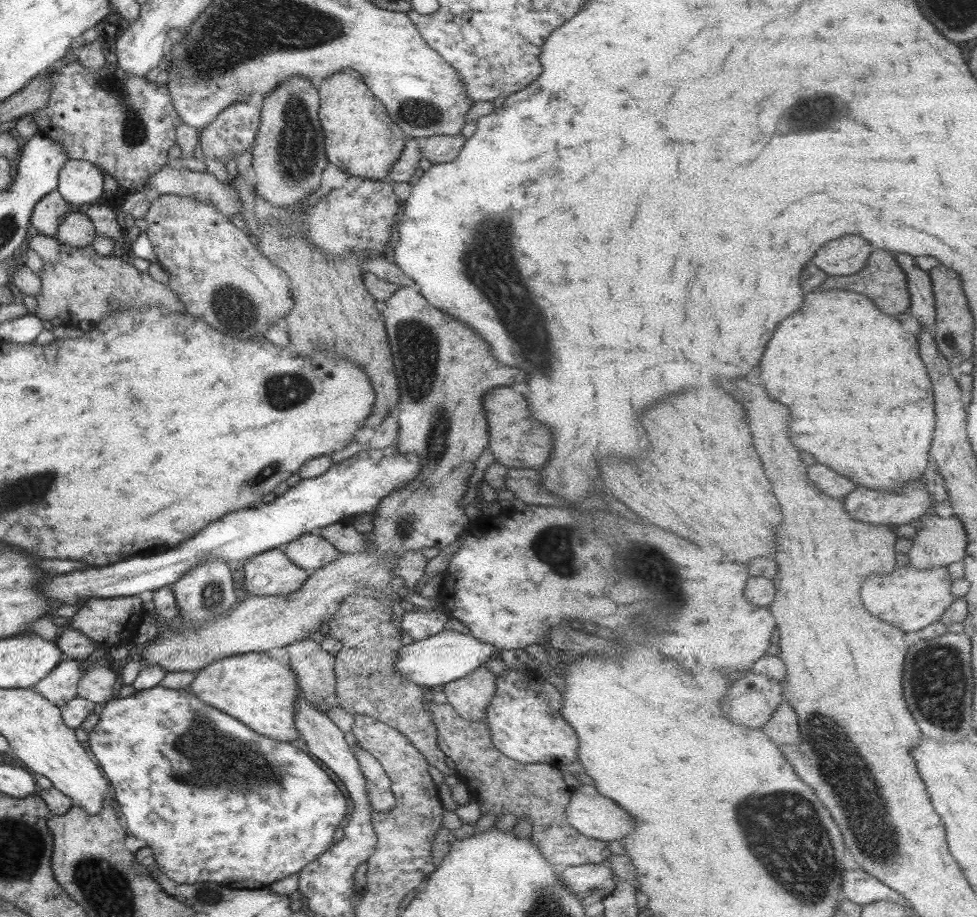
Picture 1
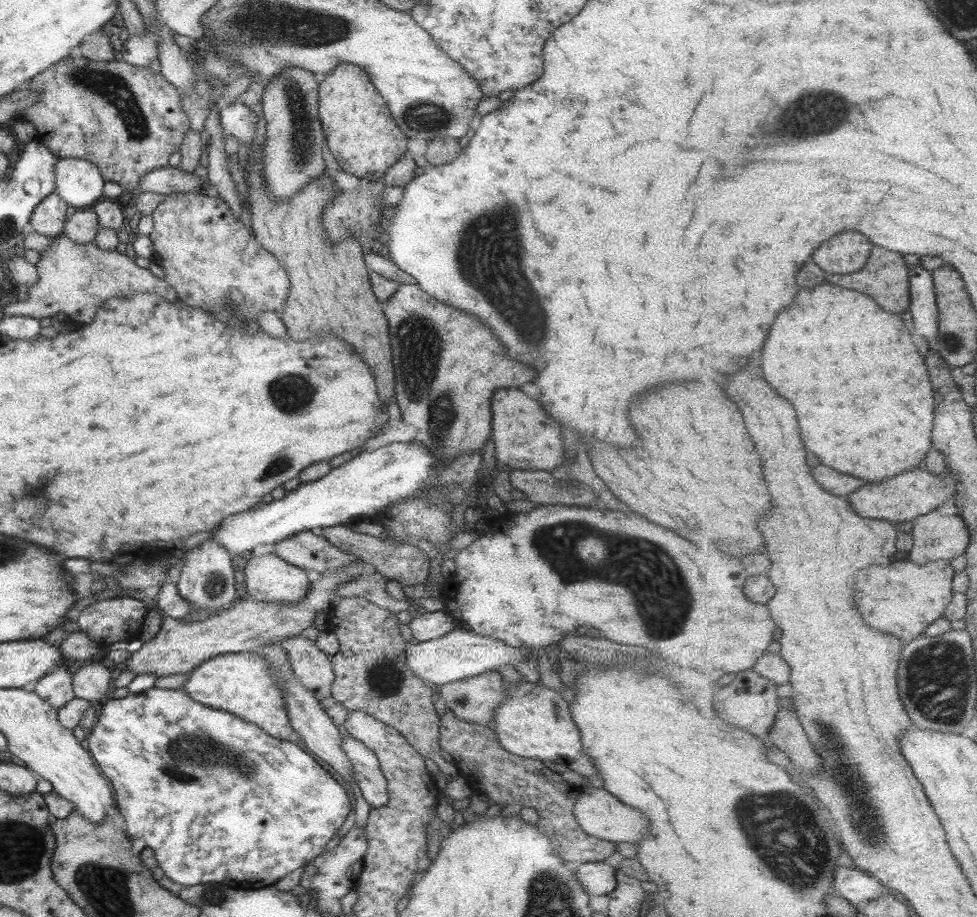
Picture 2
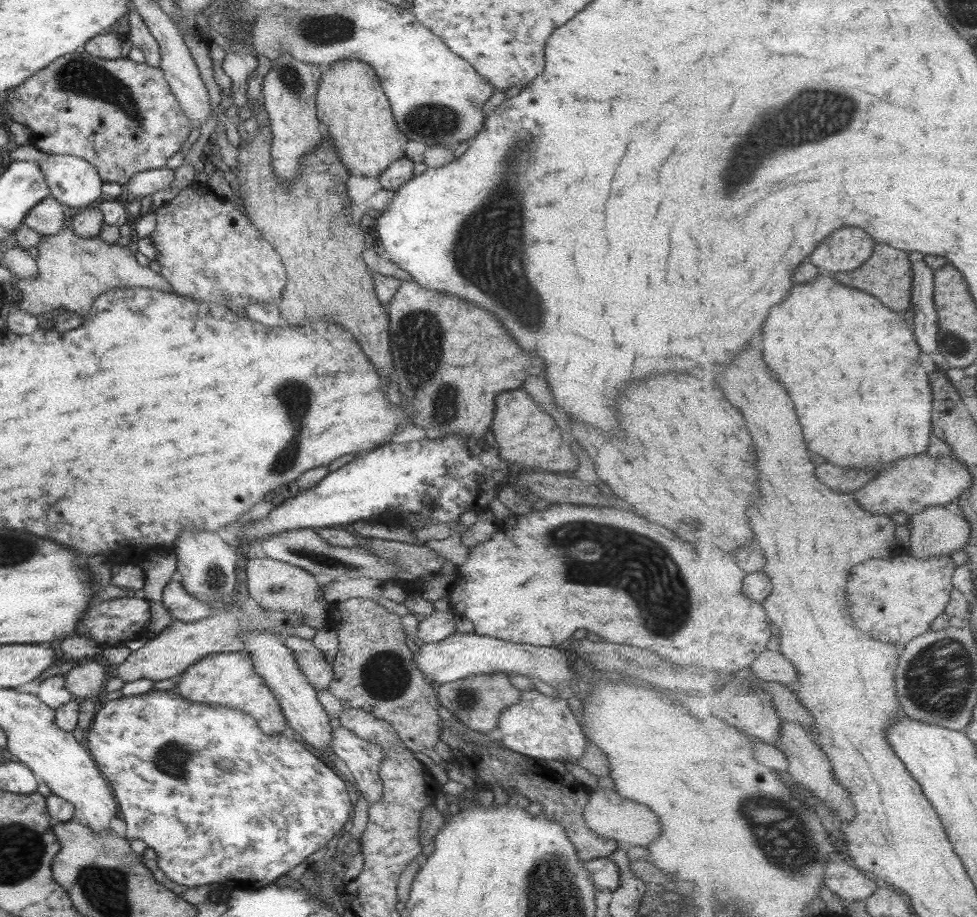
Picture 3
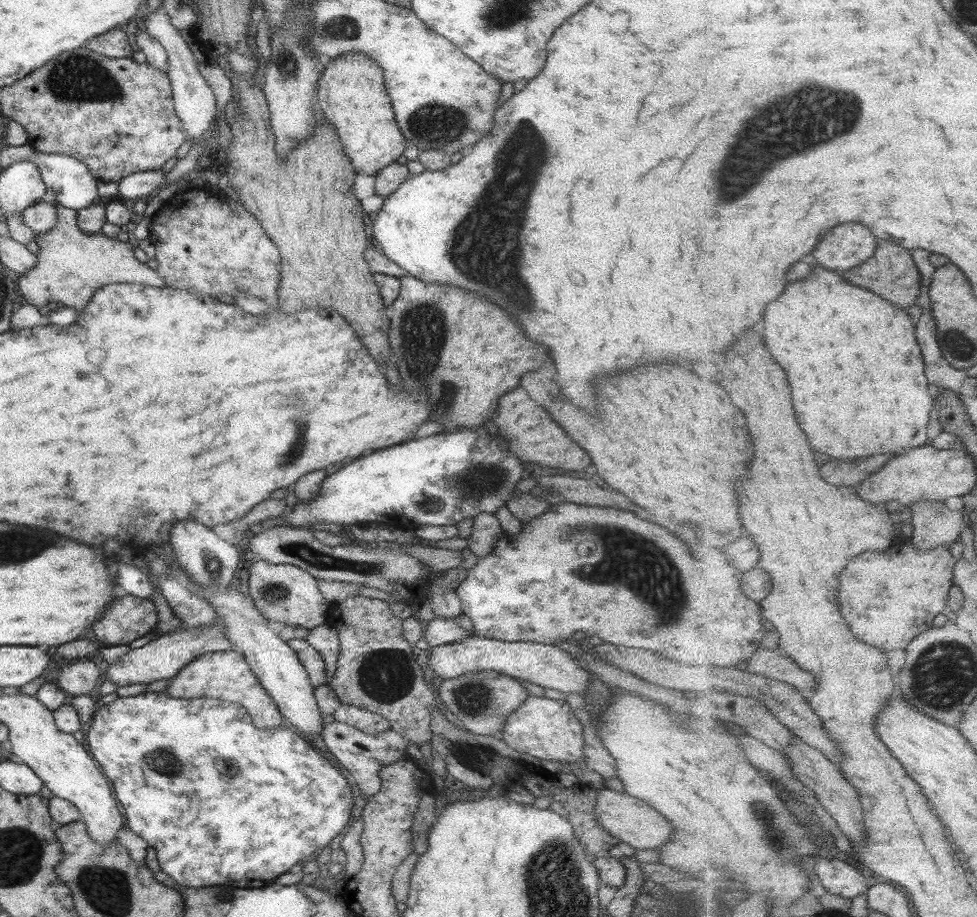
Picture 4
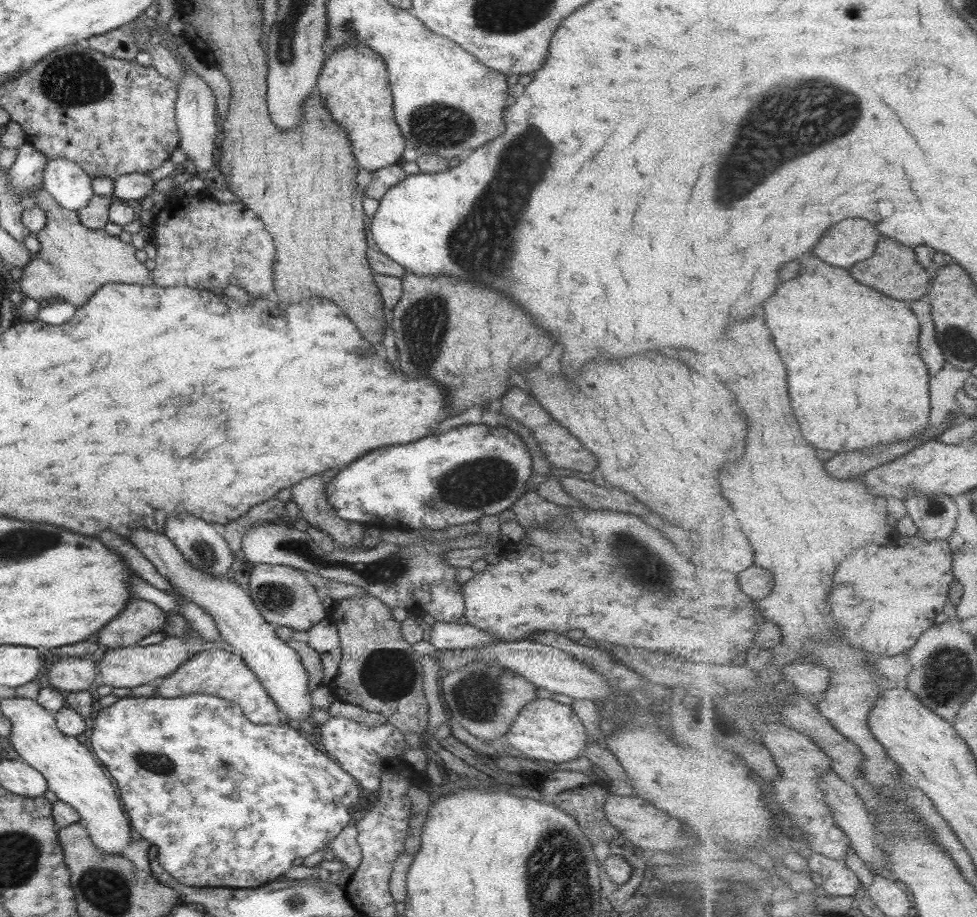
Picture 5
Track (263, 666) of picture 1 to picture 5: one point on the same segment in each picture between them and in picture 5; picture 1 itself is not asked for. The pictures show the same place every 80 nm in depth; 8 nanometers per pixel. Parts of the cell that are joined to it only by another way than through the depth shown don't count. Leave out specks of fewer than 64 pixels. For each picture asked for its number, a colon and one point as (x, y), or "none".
2: (241, 684)
3: (229, 679)
4: (226, 676)
5: (216, 672)

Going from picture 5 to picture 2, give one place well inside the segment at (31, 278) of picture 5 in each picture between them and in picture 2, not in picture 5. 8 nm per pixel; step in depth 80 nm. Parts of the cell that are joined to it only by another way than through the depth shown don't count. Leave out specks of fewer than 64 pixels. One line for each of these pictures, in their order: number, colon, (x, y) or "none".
2: (73, 279)
3: (72, 272)
4: (70, 266)

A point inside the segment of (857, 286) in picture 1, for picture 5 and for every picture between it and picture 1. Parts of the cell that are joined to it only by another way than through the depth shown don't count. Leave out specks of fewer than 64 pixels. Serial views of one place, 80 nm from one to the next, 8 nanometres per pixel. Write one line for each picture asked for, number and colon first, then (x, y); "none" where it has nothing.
2: (885, 277)
3: (888, 274)
4: (892, 273)
5: (894, 269)

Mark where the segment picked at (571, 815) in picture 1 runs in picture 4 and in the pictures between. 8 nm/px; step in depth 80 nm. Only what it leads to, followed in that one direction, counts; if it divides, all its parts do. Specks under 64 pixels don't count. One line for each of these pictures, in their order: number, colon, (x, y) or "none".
2: (599, 814)
3: (605, 813)
4: (629, 820)

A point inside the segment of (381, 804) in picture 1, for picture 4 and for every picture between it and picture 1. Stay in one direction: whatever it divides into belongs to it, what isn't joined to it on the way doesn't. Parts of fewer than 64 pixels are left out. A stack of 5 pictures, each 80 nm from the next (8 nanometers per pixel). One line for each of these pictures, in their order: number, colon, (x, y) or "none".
2: (366, 772)
3: (362, 758)
4: (362, 756)

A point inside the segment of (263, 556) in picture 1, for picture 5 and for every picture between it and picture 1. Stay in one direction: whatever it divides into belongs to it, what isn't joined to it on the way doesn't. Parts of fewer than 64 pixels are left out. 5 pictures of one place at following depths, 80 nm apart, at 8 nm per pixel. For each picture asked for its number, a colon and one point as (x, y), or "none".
2: (267, 578)
3: (275, 586)
4: (283, 593)
5: (282, 595)

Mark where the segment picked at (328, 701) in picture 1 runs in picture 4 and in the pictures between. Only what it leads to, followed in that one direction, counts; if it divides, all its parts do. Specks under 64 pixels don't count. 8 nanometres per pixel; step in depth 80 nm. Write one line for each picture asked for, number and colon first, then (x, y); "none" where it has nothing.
2: (312, 668)
3: (311, 662)
4: (309, 658)

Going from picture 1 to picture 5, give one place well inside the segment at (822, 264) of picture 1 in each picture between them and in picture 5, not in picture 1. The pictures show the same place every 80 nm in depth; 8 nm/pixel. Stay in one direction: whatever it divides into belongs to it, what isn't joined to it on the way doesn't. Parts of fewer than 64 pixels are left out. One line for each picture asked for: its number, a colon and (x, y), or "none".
2: (848, 253)
3: (846, 250)
4: (851, 244)
5: (855, 240)

